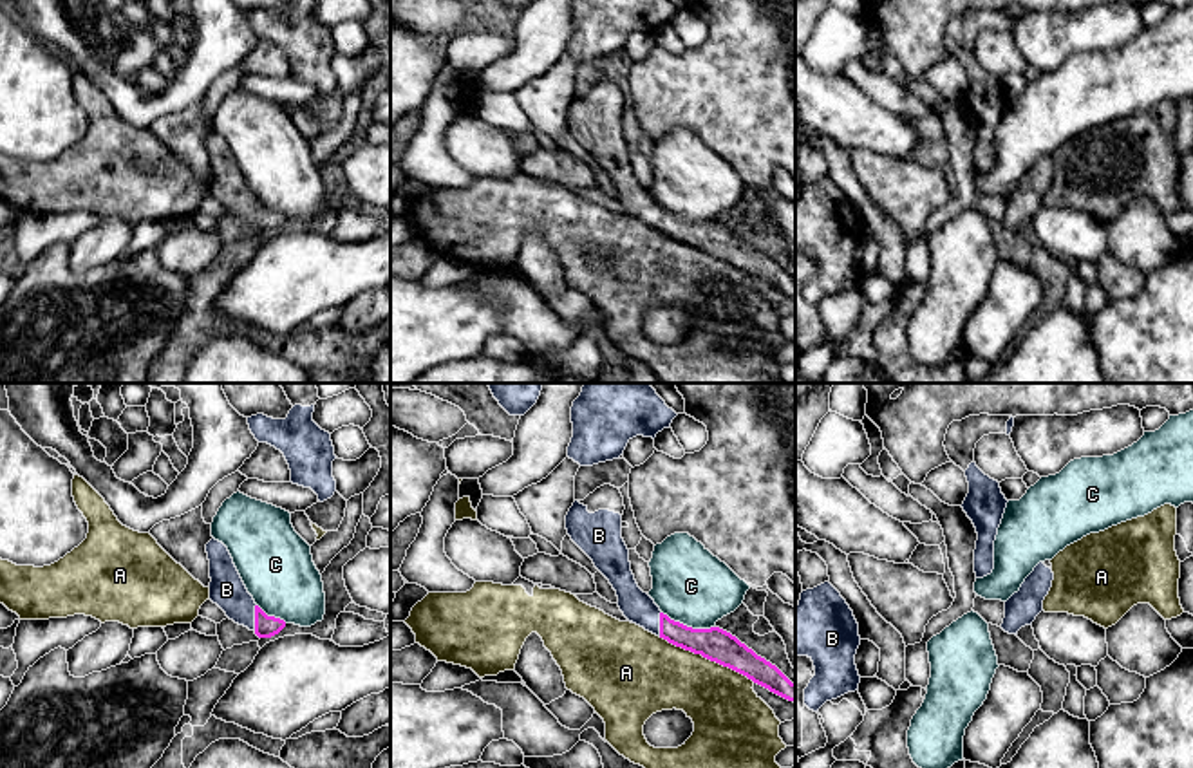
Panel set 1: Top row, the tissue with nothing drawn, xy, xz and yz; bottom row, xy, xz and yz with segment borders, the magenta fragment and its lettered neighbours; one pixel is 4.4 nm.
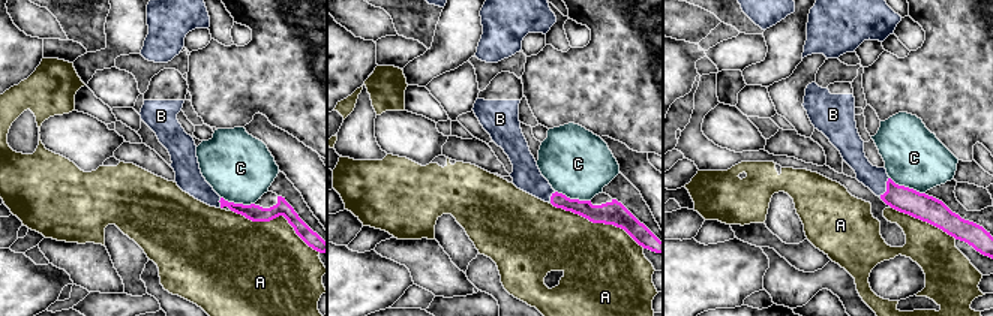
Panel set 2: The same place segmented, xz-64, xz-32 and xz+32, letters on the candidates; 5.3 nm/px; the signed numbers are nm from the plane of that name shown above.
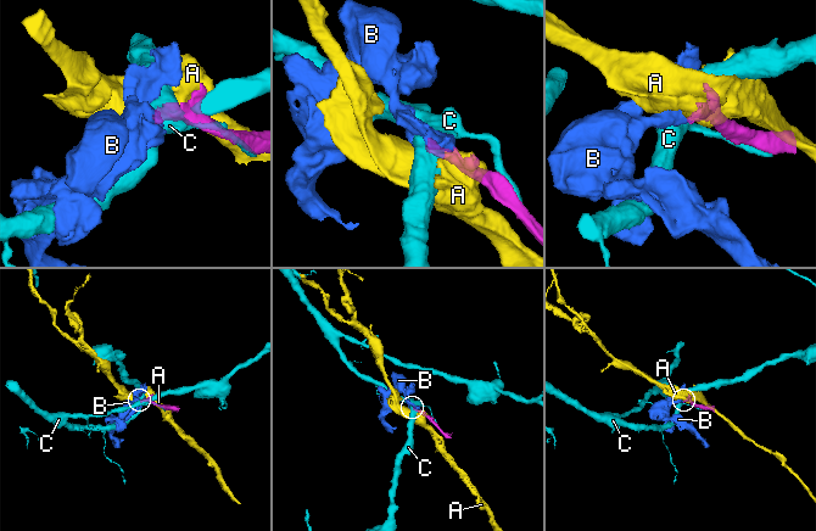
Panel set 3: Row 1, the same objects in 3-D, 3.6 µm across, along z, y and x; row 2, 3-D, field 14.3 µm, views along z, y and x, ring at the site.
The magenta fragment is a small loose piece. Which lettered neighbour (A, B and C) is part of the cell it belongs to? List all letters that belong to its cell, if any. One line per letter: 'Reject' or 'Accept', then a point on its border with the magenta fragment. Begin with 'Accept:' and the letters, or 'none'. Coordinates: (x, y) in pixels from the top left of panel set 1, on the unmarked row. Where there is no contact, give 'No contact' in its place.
Accept: B
A: Reject. Touches magenta at xz (707, 253)
B: Accept. Touches magenta at xy (255, 212)
C: Reject. Touches magenta at xz (685, 221)

